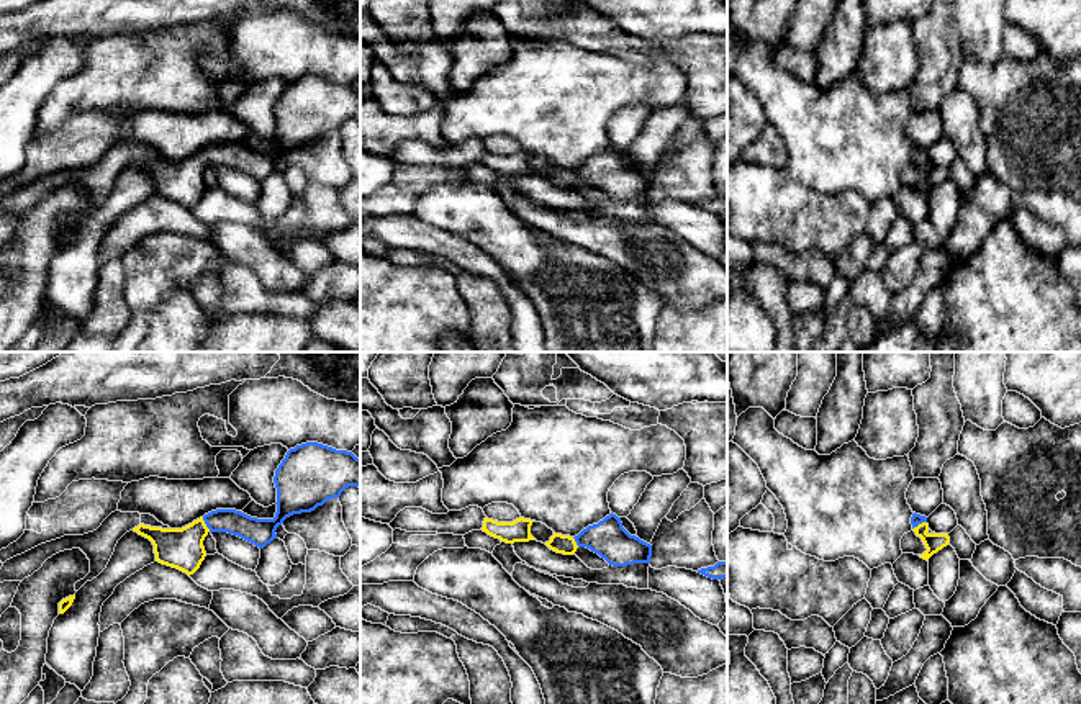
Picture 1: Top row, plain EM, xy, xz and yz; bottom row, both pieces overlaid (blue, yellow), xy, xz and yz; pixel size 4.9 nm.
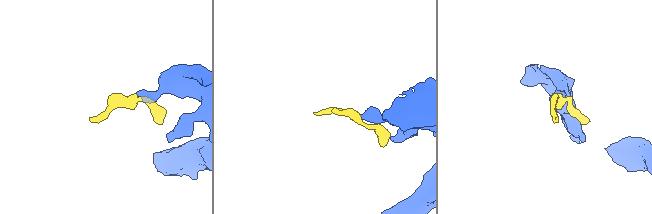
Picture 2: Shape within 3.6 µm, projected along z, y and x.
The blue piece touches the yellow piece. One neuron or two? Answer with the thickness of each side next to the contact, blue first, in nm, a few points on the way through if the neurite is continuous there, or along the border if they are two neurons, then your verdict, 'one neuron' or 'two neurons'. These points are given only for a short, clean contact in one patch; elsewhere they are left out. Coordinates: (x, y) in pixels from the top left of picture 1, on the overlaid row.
calibres 120 and 200 nm; way xy (231, 521), (205, 523), (182, 549); one neuron

